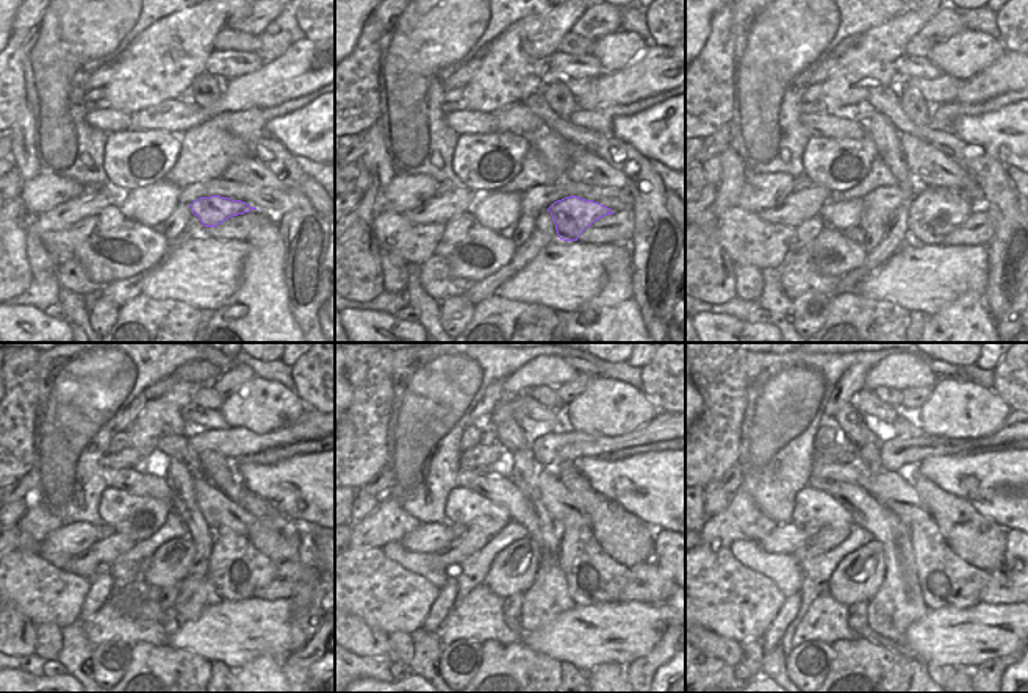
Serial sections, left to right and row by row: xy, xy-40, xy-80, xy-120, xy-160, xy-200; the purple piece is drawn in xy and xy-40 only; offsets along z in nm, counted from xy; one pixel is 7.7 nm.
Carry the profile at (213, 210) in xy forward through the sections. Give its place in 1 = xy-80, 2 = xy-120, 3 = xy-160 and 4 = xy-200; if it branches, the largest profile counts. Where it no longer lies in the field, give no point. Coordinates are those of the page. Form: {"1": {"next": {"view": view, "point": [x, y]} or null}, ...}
{"1": {"next": {"view": "xy-80", "point": [934, 213]}}, "2": {"next": {"view": "xy-120", "point": [237, 568]}}, "3": {"next": {"view": "xy-160", "point": [592, 574]}}, "4": {"next": {"view": "xy-200", "point": [945, 581]}}}

